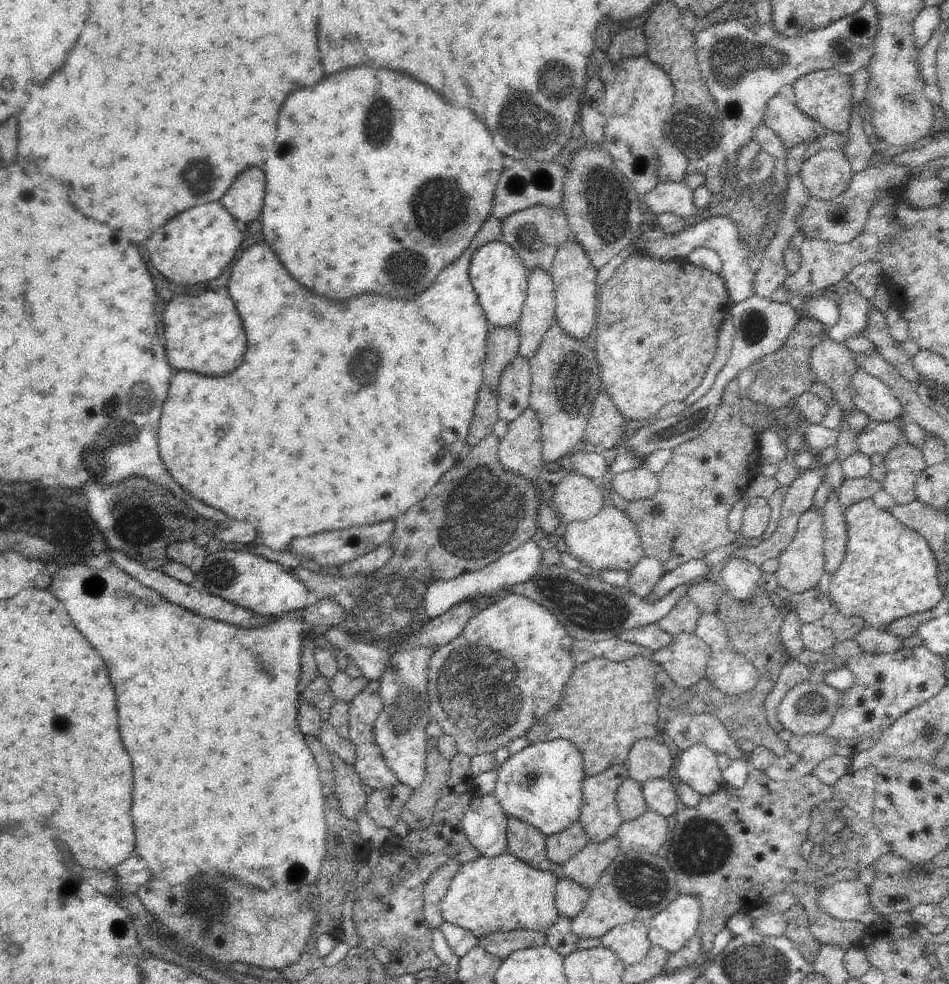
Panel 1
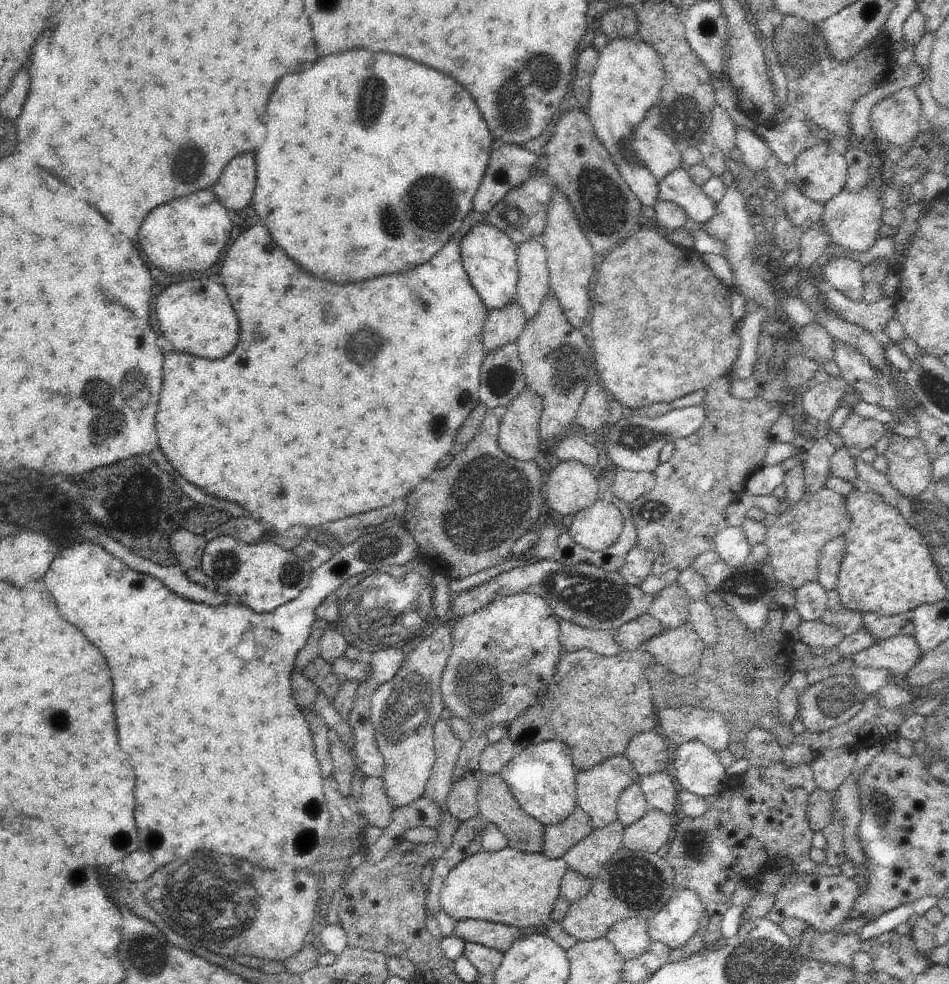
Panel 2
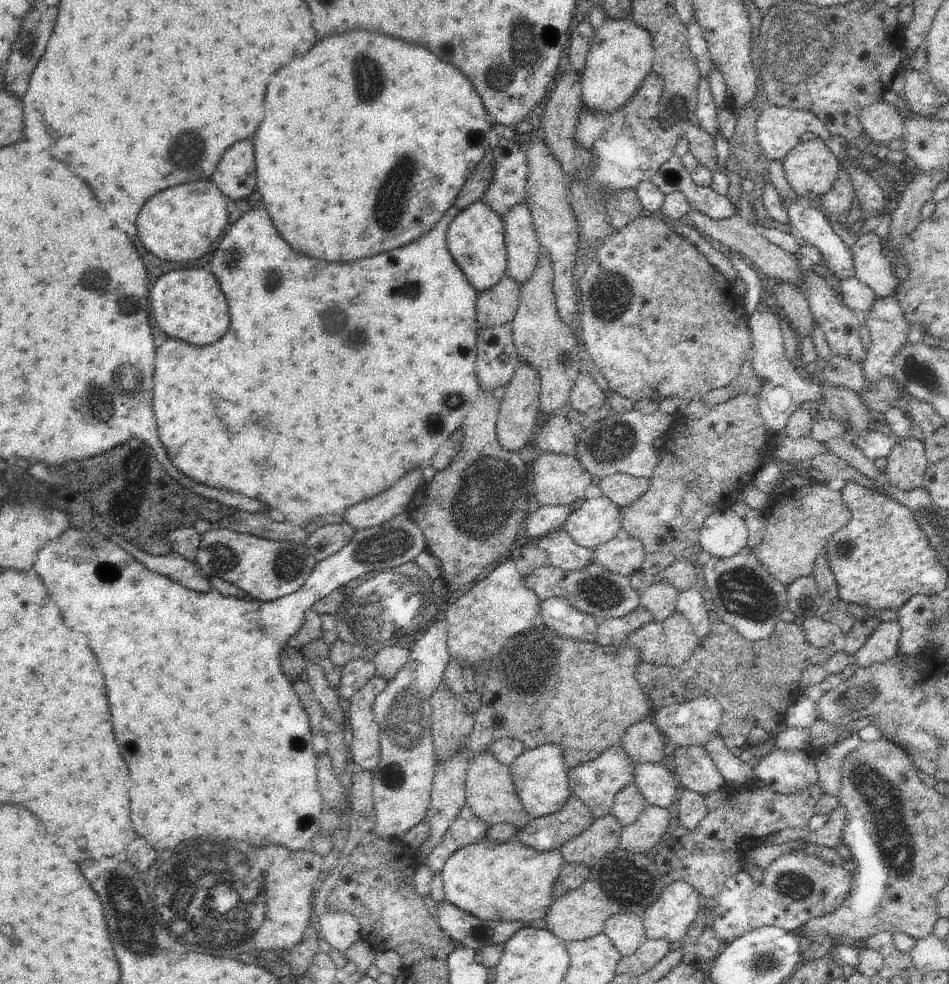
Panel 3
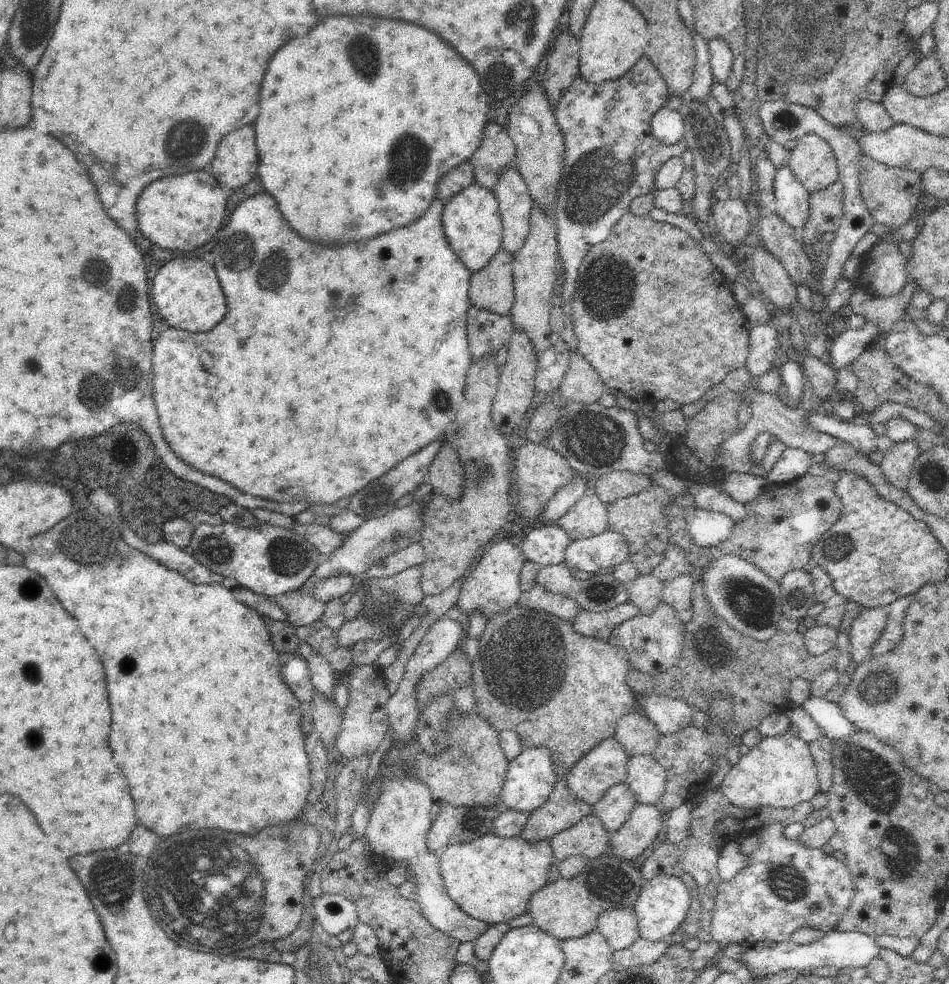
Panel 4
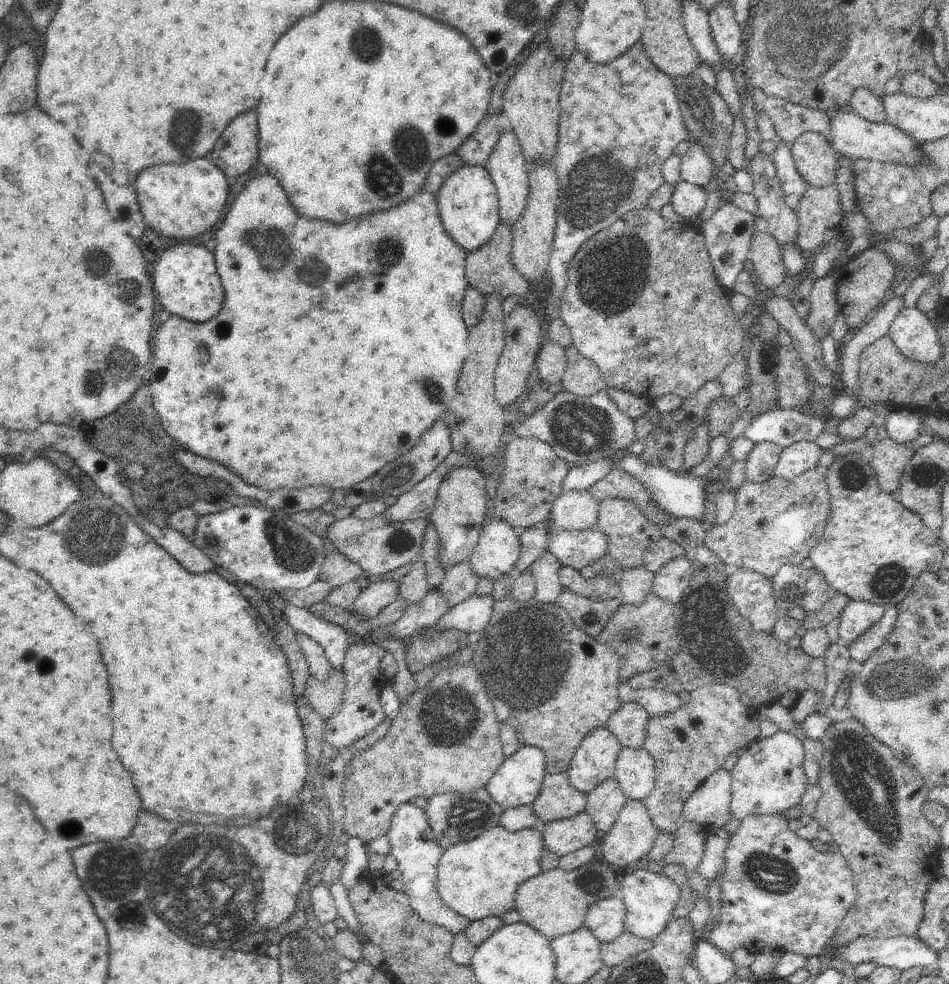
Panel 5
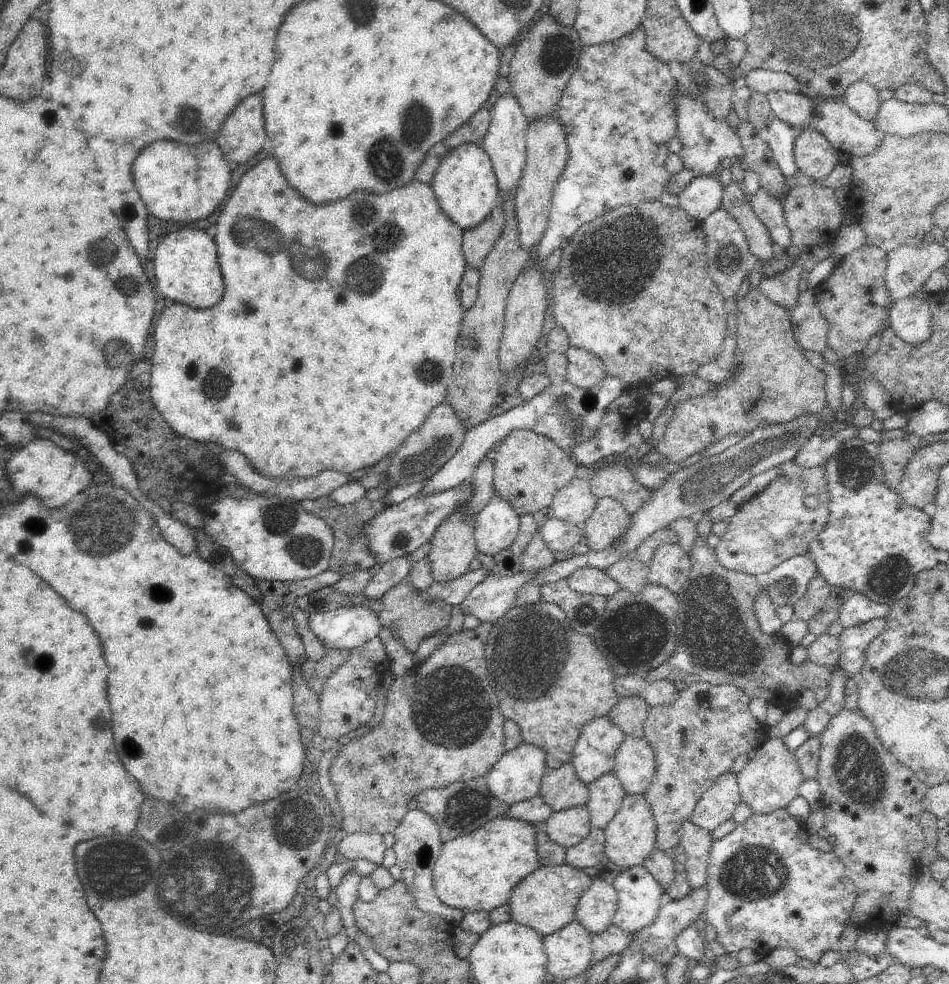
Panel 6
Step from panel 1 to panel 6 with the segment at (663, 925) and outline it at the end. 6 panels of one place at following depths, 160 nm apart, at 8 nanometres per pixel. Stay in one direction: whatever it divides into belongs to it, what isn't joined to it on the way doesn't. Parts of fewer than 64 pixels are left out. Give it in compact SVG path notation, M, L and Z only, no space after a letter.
M642 865L623 870L612 880L612 884L618 895L618 910L612 919L613 925L634 934L650 926L656 920L659 910L669 896L650 871Z

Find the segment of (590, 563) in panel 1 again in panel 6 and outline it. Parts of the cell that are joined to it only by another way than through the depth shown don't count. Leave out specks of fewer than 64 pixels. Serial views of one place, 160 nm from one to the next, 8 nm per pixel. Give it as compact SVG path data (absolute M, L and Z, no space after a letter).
M576 476L556 492L549 513L557 519L584 525L592 516L597 499L590 490L589 480Z

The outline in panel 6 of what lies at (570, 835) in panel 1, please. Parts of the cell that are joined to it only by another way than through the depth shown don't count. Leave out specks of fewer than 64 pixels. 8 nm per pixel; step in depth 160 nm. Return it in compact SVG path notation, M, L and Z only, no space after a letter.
M570 762L546 772L539 795L554 812L586 805L589 788L576 776L574 765Z

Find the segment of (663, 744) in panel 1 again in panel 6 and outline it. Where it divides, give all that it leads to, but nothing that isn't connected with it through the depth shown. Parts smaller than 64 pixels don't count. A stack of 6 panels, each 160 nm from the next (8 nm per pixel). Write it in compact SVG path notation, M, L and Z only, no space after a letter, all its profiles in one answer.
M624 697L620 698L607 716L626 736L642 737L643 724L649 709L648 703L643 698Z

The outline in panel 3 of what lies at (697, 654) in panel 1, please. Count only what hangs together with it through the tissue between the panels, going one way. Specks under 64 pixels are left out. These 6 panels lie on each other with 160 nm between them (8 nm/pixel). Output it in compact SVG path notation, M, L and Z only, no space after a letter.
M672 612L666 620L662 622L648 622L646 626L634 630L628 640L627 645L635 647L640 652L640 660L655 666L682 666L694 654L696 646L700 644L700 639L696 637L692 626L680 612Z

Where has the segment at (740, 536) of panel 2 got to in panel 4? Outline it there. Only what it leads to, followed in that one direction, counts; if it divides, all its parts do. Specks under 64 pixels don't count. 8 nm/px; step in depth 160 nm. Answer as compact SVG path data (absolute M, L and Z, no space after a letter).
M700 508L687 510L686 521L697 553L702 555L711 547L727 542L735 528L735 522L719 511Z

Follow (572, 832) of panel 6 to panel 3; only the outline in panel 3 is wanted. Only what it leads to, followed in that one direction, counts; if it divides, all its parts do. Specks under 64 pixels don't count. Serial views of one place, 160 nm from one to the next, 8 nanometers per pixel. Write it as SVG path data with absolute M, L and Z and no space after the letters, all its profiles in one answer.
M612 814L594 819L588 830L559 849L563 860L569 864L578 862L592 869L602 858L619 848L622 830Z

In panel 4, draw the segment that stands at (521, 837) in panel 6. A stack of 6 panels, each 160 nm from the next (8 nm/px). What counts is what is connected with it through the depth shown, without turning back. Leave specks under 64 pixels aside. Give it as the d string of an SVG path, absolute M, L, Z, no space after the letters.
M492 832L470 843L451 845L439 855L440 875L449 898L465 914L489 926L527 914L531 899L547 886L549 871L557 864L546 841L528 843L520 836L504 839Z

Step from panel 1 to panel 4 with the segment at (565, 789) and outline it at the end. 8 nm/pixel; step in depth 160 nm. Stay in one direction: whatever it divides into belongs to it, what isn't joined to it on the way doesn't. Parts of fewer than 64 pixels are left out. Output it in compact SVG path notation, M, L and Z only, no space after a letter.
M543 747L524 748L514 761L509 762L507 778L501 791L500 805L505 809L532 814L548 802L559 780L550 751Z

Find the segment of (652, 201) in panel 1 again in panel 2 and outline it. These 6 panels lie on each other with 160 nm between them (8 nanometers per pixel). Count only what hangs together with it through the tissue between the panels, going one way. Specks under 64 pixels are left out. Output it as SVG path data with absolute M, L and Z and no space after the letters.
M683 168L668 173L659 181L657 202L666 201L675 202L682 207L696 226L705 223L714 214L716 204L702 191L700 185L692 181L688 171Z

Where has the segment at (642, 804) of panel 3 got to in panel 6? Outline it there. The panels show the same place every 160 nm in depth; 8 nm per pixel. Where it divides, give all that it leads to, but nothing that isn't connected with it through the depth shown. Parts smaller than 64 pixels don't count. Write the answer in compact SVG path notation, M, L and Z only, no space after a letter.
M613 772L601 776L587 787L589 799L586 806L590 822L594 828L604 831L618 812L627 792Z

